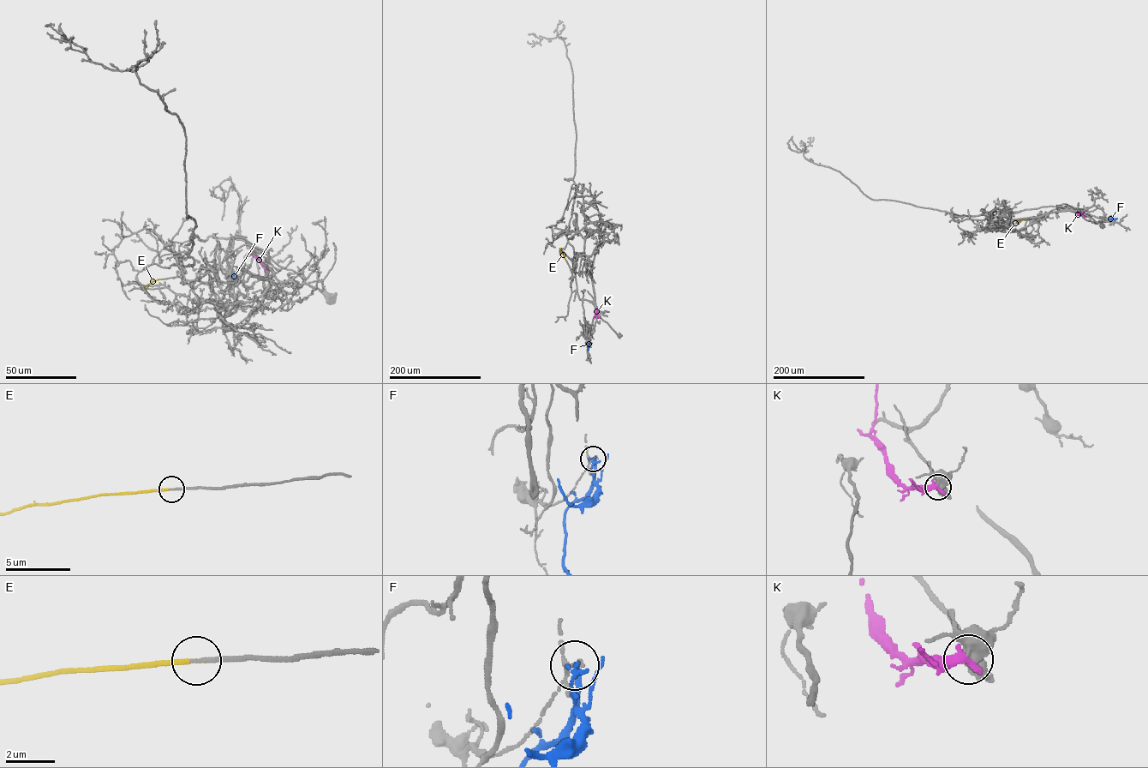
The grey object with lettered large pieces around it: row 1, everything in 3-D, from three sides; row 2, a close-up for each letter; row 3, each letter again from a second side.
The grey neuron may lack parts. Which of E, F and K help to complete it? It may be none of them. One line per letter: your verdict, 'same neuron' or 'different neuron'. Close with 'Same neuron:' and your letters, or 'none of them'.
E: same neuron
F: different neuron
K: different neuron
Same neuron: E

